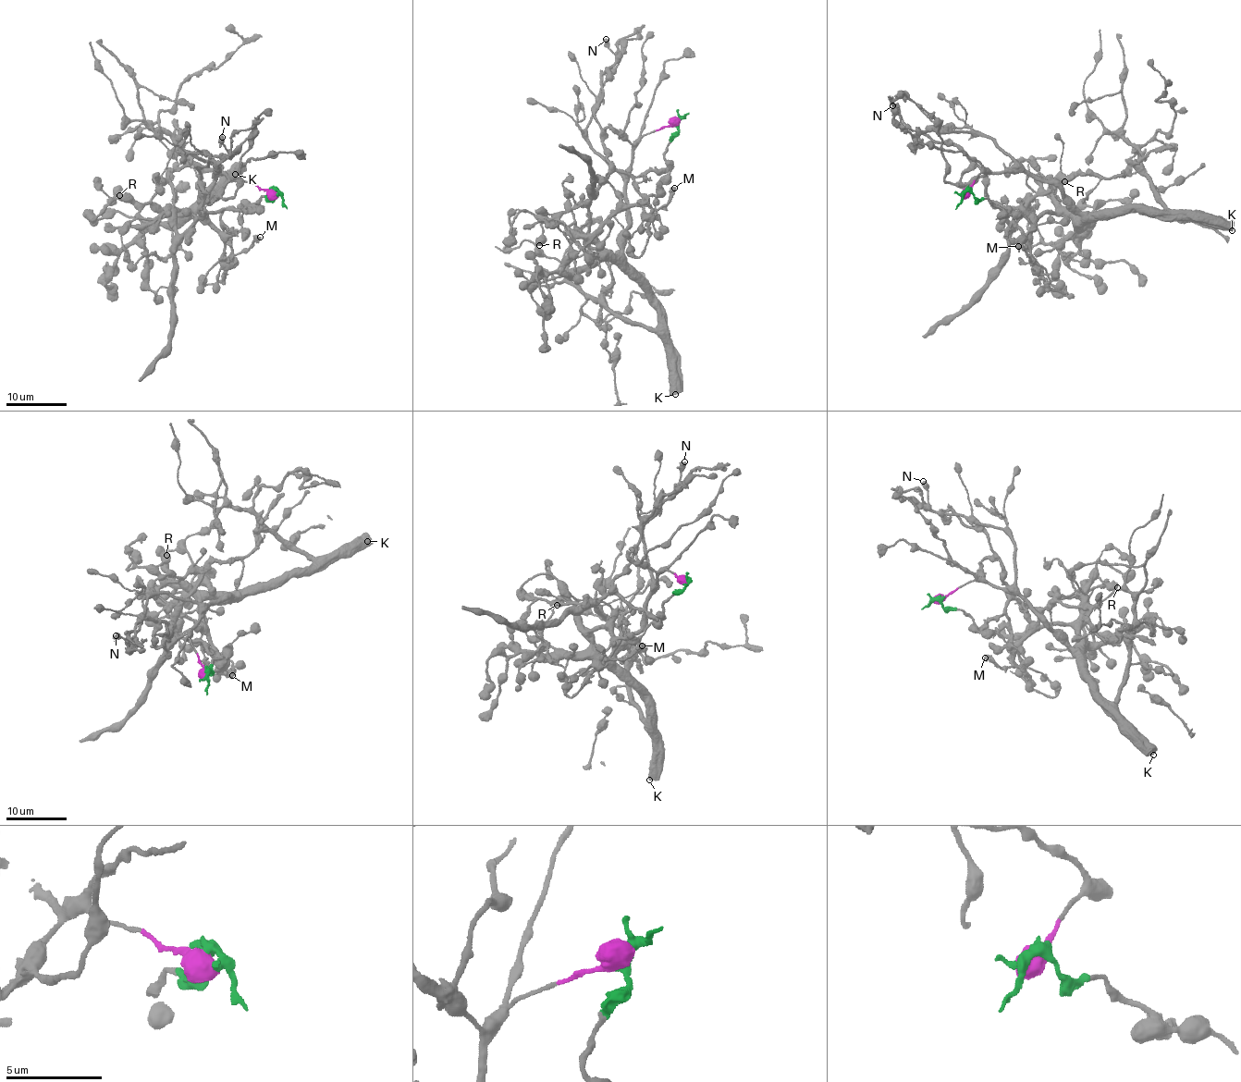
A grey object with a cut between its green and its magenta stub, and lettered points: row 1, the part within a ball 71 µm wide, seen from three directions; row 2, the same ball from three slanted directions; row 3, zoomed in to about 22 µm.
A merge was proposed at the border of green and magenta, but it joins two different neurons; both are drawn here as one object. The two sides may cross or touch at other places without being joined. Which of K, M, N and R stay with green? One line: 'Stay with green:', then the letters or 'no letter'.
Stay with green: M

